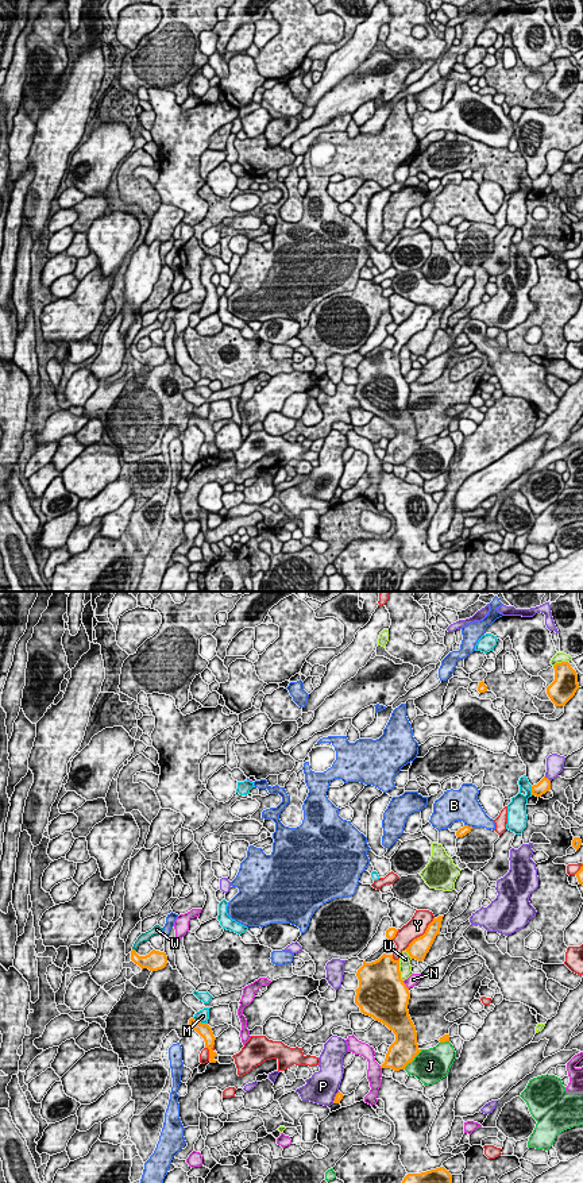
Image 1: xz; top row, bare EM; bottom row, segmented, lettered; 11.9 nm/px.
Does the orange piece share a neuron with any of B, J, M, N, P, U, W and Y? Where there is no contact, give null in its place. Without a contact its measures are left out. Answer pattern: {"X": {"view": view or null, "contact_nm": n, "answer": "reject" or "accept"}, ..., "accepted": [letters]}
{"B": {"view": "xz", "contact_nm": 120, "answer": "reject"}, "J": {"view": "xz", "contact_nm": 320, "answer": "reject"}, "M": {"view": "xz", "contact_nm": 190, "answer": "reject"}, "N": {"view": "xz", "contact_nm": 130, "answer": "reject"}, "P": {"view": "xz", "contact_nm": 100, "answer": "reject"}, "U": {"view": "xz", "contact_nm": 280, "answer": "reject"}, "W": {"view": "xz", "contact_nm": 60, "answer": "accept"}, "Y": {"view": "xz", "contact_nm": 500, "answer": "reject"}, "accepted": ["W"]}

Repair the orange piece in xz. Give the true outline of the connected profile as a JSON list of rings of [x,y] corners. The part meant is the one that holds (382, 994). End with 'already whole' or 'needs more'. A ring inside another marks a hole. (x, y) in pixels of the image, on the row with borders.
[[[383,953],[375,962],[367,963],[364,960],[356,976],[359,979],[359,987],[355,990],[355,1003],[360,1007],[360,1011],[382,1022],[395,1034],[395,1041],[389,1047],[385,1063],[381,1068],[391,1068],[394,1071],[405,1070],[421,1049],[417,1044],[416,1026],[408,1010],[410,993],[401,979],[399,959],[394,960],[393,955]]]; already whole

